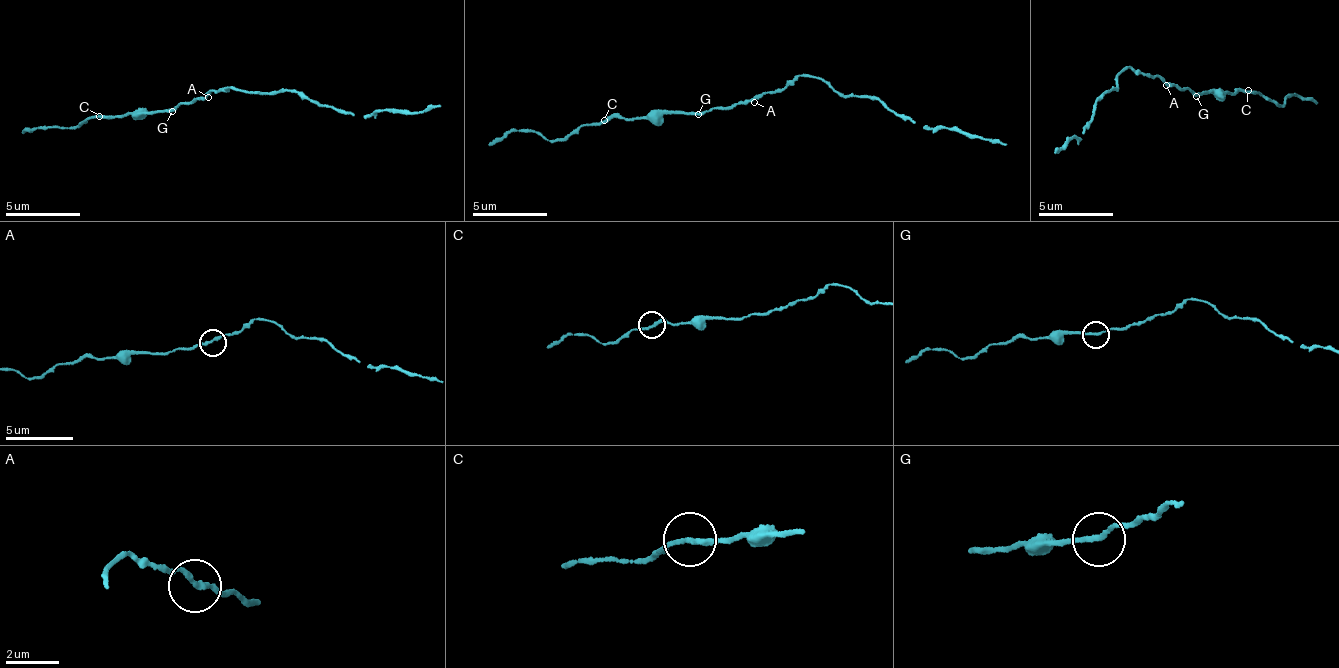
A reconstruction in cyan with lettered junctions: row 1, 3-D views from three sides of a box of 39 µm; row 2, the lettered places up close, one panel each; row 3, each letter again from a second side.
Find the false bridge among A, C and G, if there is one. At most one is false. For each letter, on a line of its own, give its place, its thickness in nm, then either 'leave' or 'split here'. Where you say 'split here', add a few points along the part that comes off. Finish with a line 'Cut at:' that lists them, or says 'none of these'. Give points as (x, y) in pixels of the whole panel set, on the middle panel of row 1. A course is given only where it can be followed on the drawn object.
A: at (754, 102); 180 nm thick; leave
C: at (604, 120); 170 nm thick; leave
G: at (698, 114); 170 nm thick; leave
Cut at: none of these

